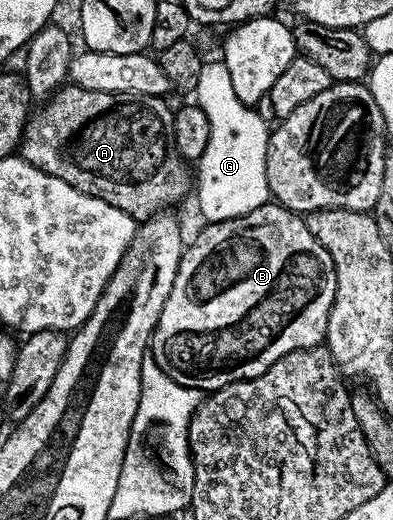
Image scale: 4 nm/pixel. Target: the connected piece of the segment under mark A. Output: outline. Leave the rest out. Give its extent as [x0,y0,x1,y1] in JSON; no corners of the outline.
[20,84,192,224]

